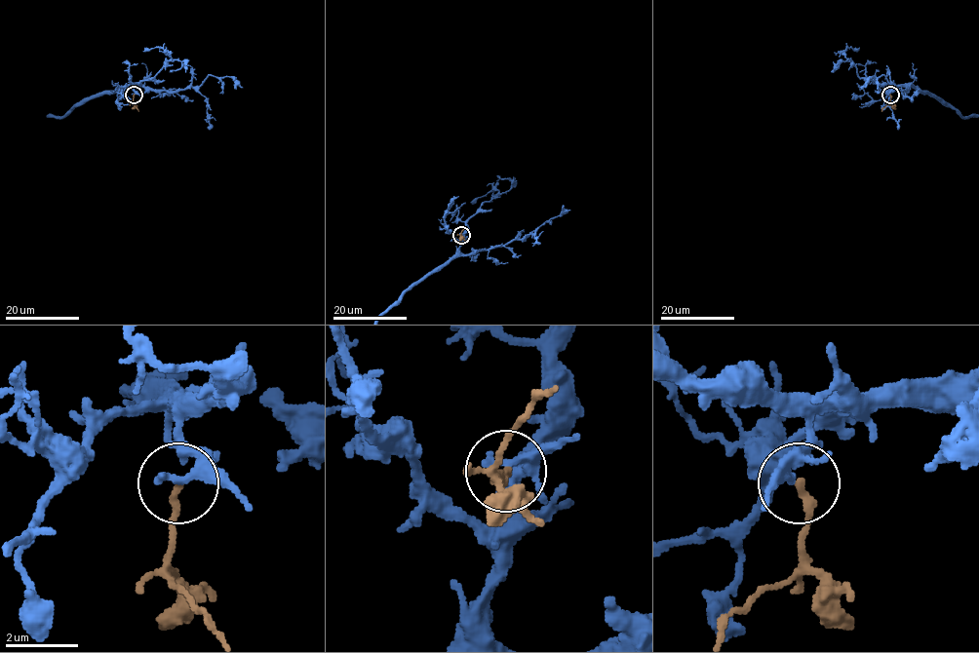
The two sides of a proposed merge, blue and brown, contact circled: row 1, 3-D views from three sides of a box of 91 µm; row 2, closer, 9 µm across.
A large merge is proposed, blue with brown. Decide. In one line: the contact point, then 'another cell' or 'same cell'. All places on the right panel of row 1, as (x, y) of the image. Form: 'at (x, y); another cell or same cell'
at (890, 95); same cell

